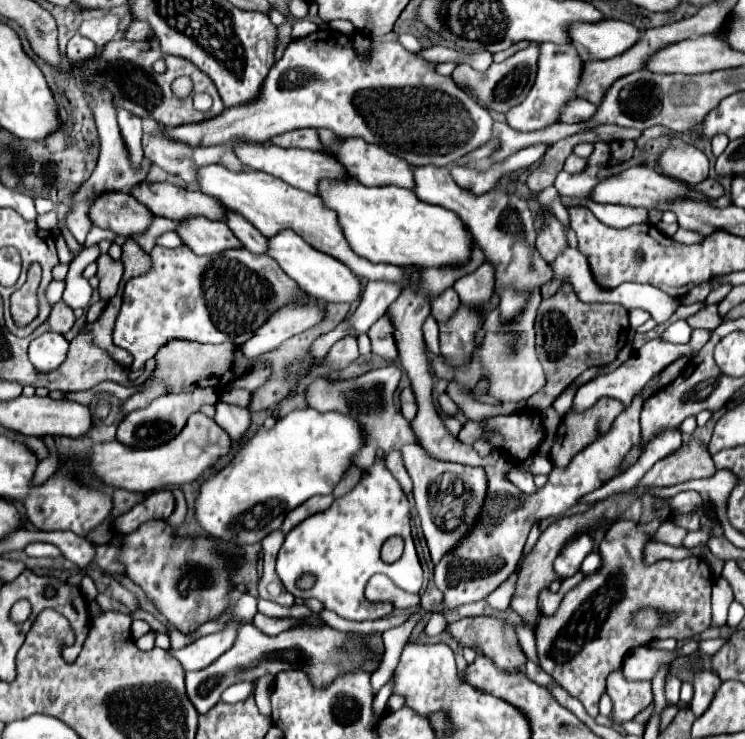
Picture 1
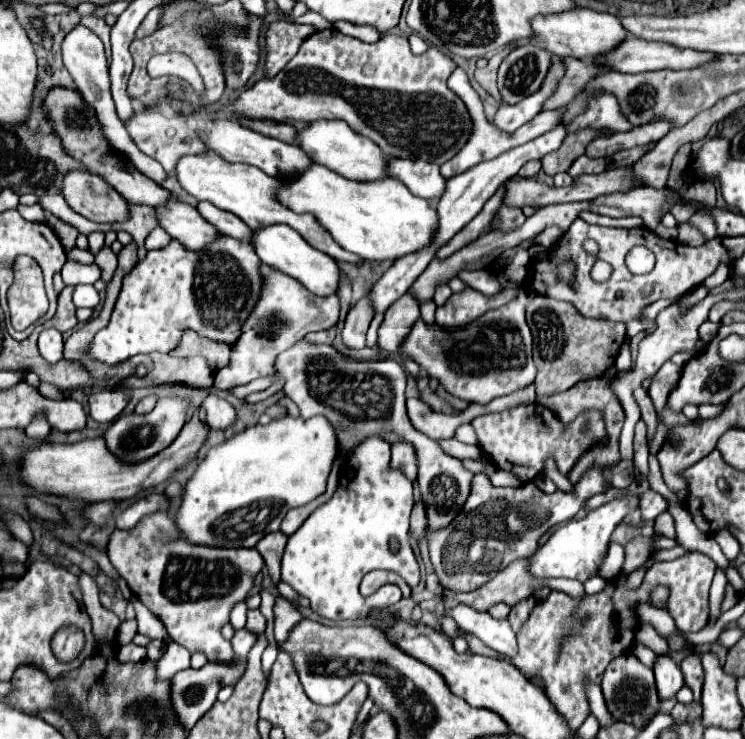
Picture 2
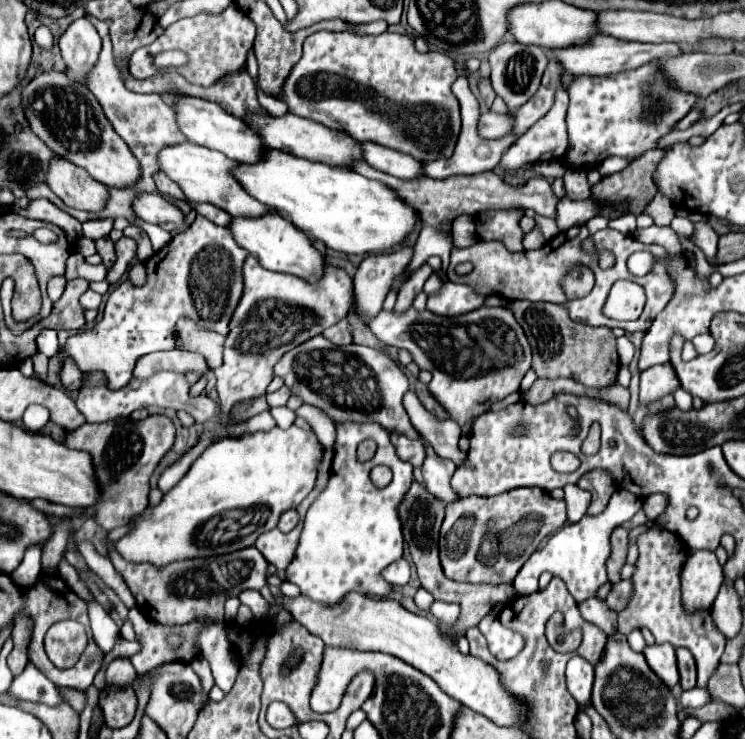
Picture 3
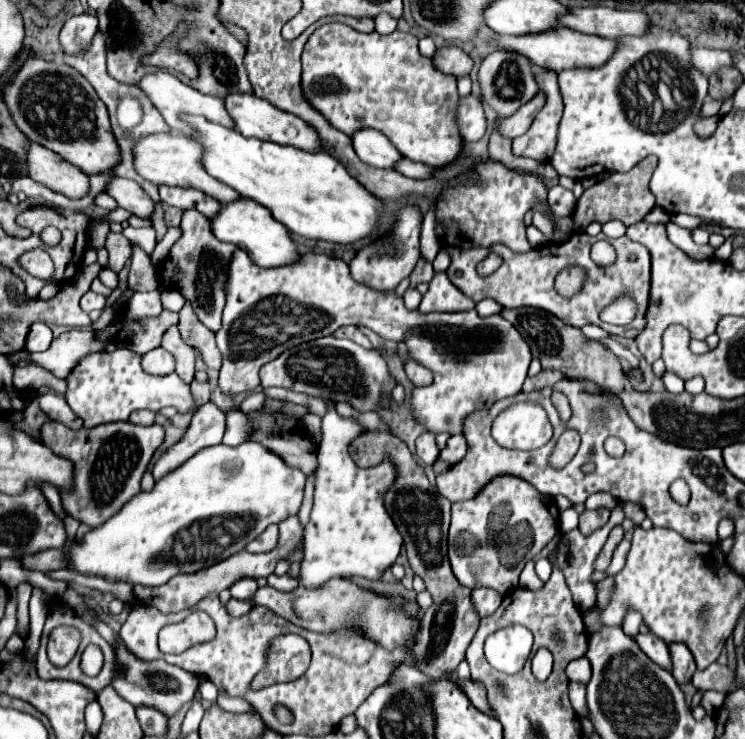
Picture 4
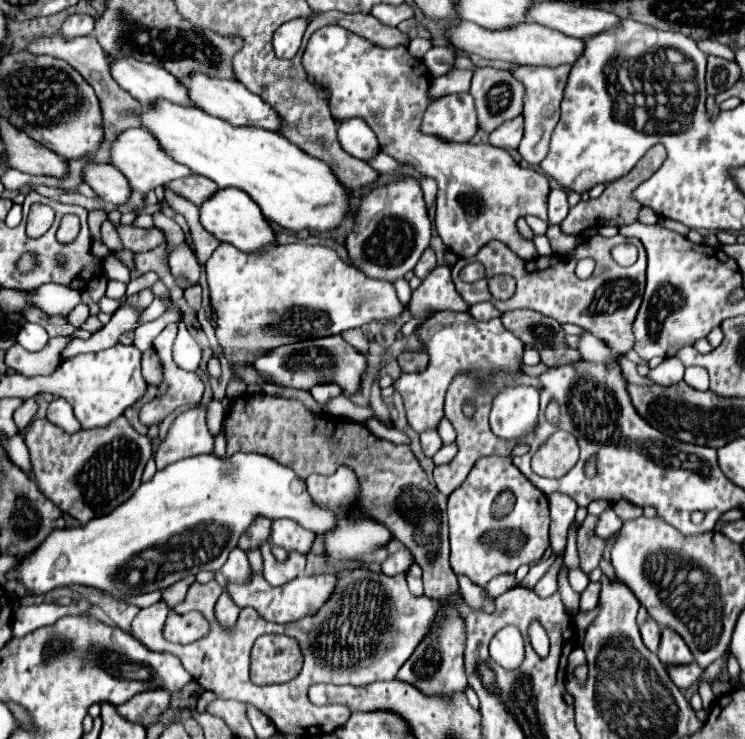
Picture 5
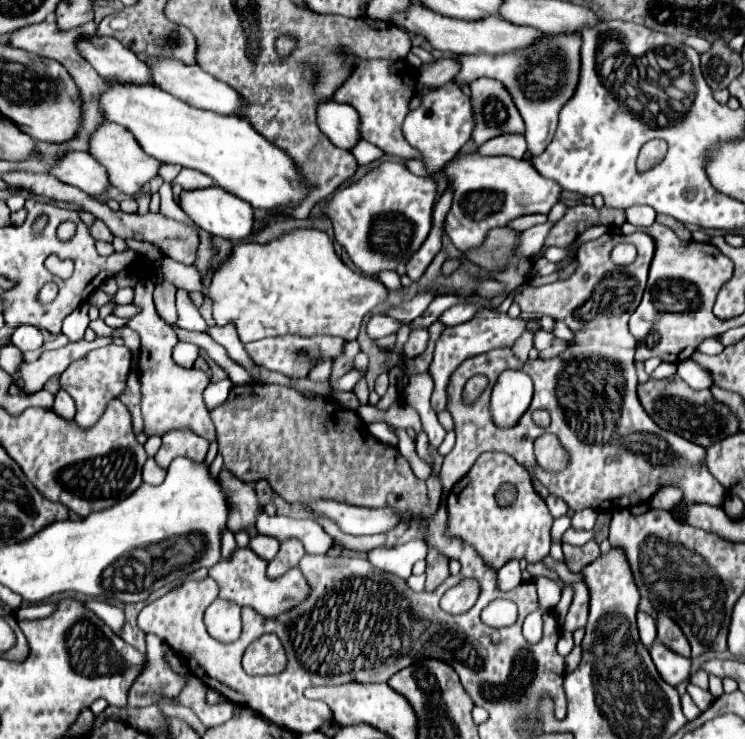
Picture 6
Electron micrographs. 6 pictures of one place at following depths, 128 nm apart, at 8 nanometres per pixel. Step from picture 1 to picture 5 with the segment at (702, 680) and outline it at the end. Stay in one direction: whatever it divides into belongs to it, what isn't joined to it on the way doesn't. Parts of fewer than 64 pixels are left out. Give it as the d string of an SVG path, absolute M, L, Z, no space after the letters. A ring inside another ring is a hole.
M662 628L658 658L664 664L688 664L688 662L694 660L692 652L684 644L684 640L674 630L670 630L670 628Z

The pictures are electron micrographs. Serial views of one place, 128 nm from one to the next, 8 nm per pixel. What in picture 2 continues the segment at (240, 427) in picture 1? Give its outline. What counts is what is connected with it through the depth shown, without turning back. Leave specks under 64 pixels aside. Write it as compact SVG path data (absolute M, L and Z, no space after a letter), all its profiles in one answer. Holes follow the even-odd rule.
M208 394L204 398L202 408L206 410L206 424L214 430L228 428L236 418L236 410L224 398L214 396L214 394Z

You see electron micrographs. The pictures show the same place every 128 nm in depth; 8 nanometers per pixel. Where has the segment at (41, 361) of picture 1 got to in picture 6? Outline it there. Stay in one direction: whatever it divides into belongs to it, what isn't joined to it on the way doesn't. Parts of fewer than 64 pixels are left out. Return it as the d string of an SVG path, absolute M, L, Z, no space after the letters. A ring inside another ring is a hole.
M18 326L12 334L12 344L16 348L20 348L22 352L38 350L42 346L42 342L44 342L42 332L36 326Z

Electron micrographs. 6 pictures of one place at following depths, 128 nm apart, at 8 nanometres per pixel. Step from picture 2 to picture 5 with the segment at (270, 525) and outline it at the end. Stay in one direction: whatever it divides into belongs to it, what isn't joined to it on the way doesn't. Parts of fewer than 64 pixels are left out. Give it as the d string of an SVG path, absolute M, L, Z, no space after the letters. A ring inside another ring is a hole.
M238 452L232 458L216 458L214 454L190 456L166 466L164 470L158 470L152 480L142 482L134 496L130 496L110 514L92 518L92 522L84 526L56 528L36 550L20 558L20 562L8 572L8 580L18 580L32 596L40 596L62 586L88 586L122 600L126 596L168 588L200 570L214 572L216 578L216 572L220 572L224 566L230 550L238 546L238 538L248 530L258 514L270 520L296 520L300 526L310 528L316 534L334 530L338 522L336 512L320 508L312 500L304 480L268 456L254 452Z

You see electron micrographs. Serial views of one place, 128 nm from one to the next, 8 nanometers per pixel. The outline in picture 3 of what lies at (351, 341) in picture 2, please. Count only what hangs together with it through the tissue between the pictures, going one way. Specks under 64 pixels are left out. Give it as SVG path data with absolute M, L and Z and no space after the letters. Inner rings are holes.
M402 246L400 250L388 254L370 254L362 260L354 276L354 292L356 312L364 324L382 310L384 298L388 296L392 282L402 276L410 260L412 246Z

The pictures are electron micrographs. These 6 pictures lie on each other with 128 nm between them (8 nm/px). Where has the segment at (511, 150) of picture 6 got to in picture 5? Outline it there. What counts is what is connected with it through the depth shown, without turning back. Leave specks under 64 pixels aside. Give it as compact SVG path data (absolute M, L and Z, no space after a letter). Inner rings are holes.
M518 116L510 122L504 122L500 128L496 128L490 136L488 136L488 142L496 148L512 148L516 150L520 140L522 140L522 122L524 118Z

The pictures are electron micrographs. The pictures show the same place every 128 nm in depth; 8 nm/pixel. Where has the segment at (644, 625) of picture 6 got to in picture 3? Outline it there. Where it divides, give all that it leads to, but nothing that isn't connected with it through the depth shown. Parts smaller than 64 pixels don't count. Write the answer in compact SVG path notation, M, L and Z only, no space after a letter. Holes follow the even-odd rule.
M652 644L646 646L644 652L648 666L664 680L664 684L668 684L668 688L678 684L678 668L676 668L676 654L674 654L674 646L670 644Z

